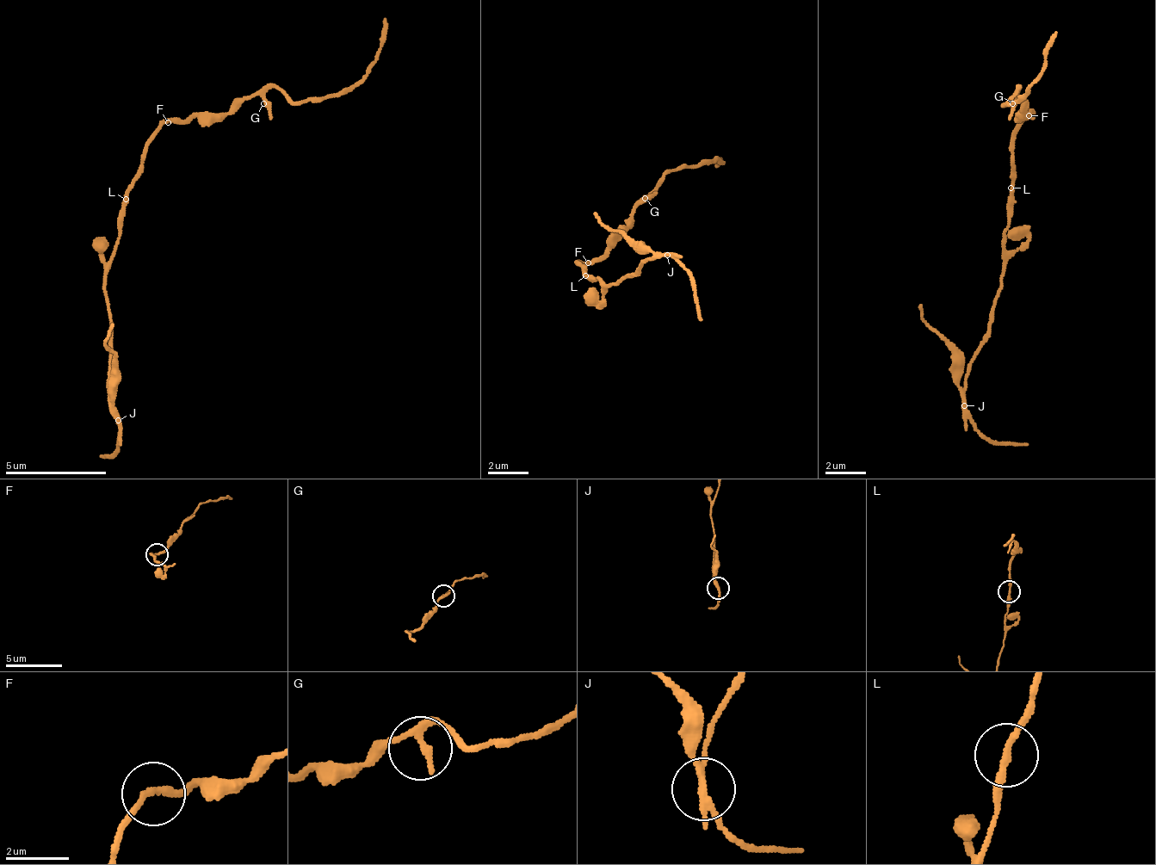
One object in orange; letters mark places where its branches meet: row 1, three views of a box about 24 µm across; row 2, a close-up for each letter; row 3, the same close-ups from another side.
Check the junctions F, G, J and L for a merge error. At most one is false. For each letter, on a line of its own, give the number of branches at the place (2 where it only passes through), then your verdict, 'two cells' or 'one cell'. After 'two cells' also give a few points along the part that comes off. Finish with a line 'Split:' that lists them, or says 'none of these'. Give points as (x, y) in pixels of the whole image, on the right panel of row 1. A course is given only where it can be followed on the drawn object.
F: 2 branches meet; one cell
G: 2 branches meet; one cell
J: 2 branches meet; two cells; foreign part runs (965, 404), (958, 353), (924, 322), (922, 302)
L: 2 branches meet; one cell
Split: J

